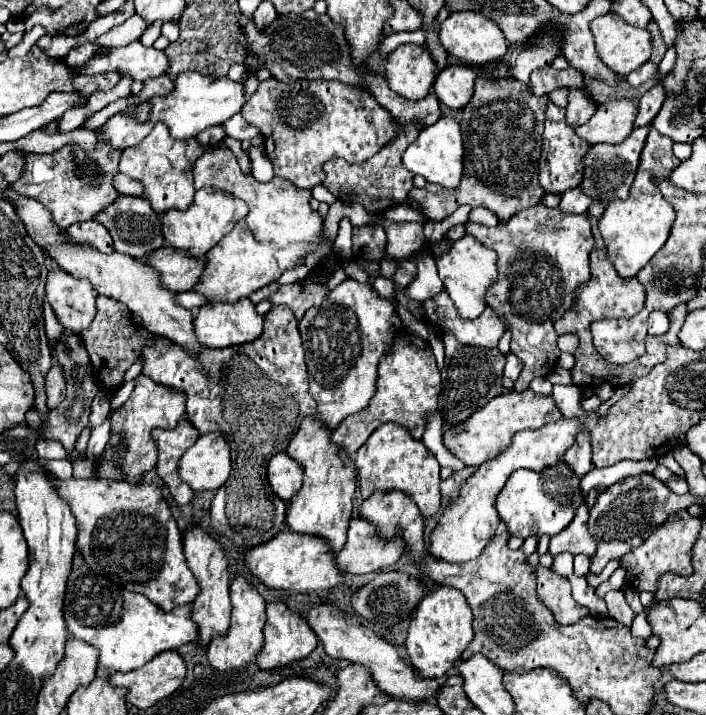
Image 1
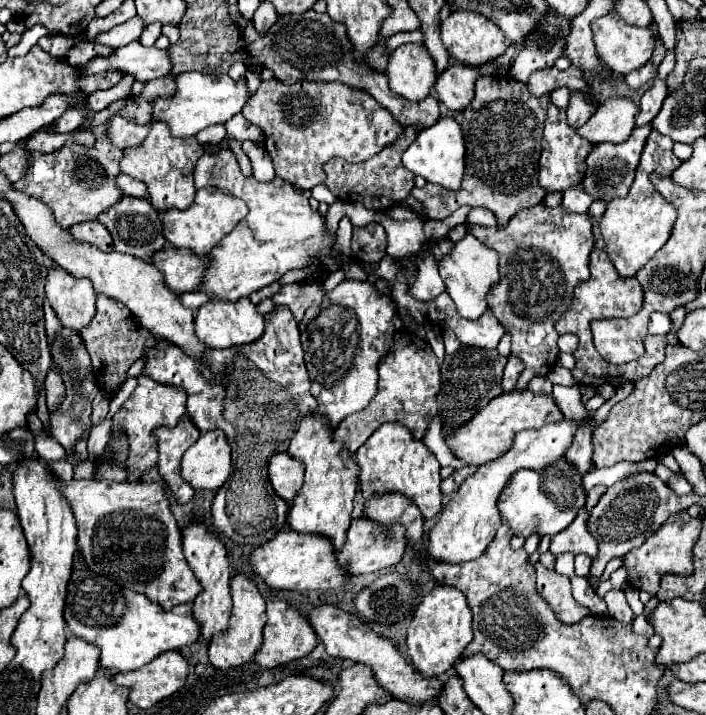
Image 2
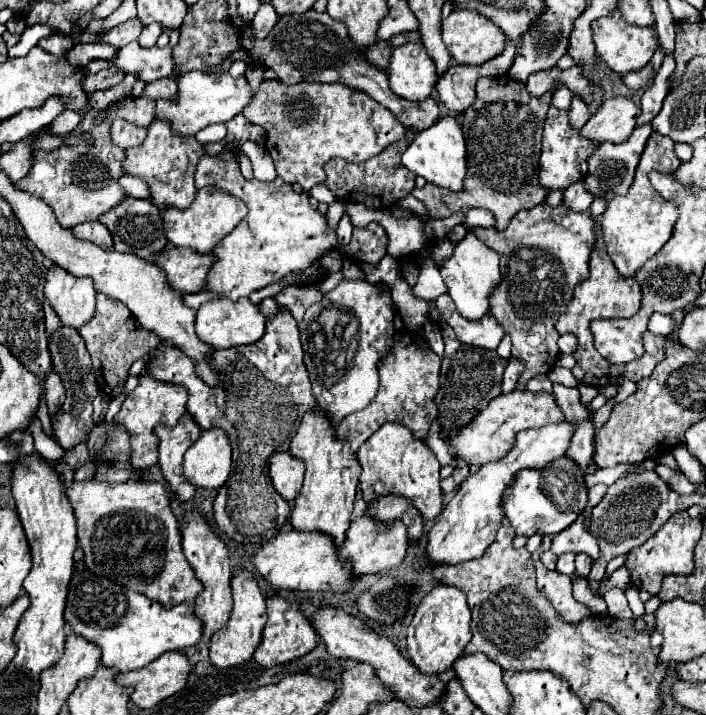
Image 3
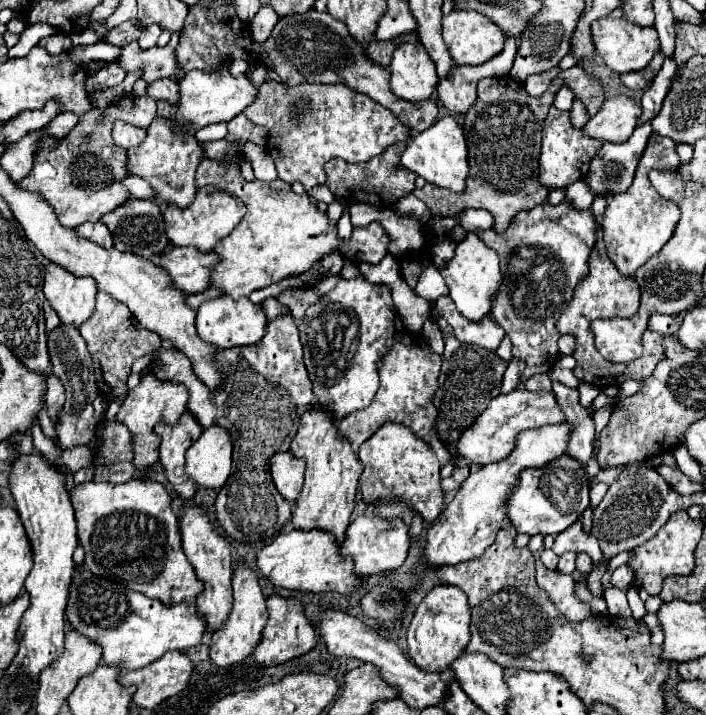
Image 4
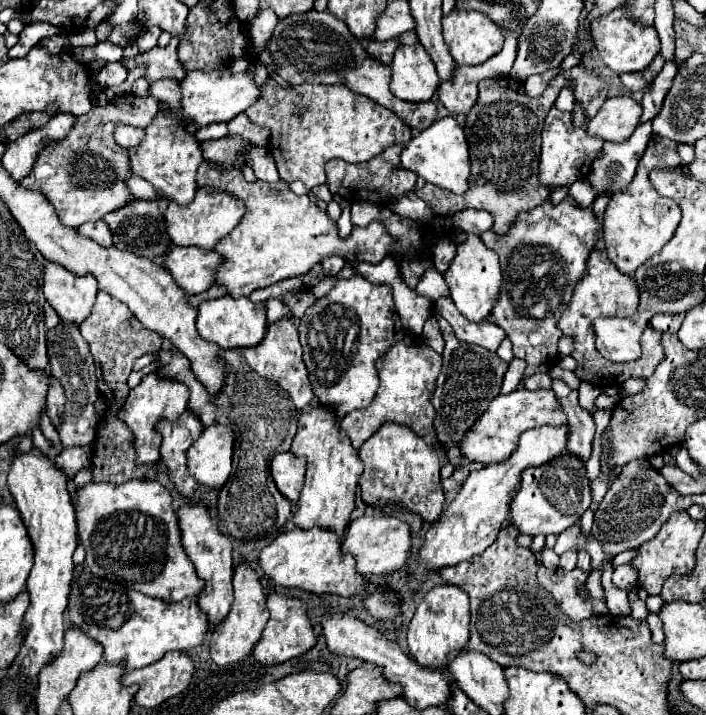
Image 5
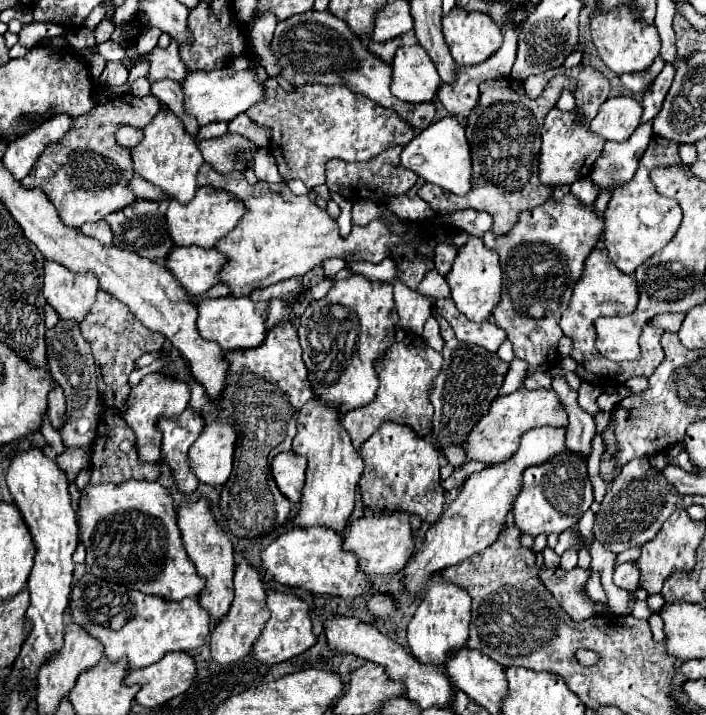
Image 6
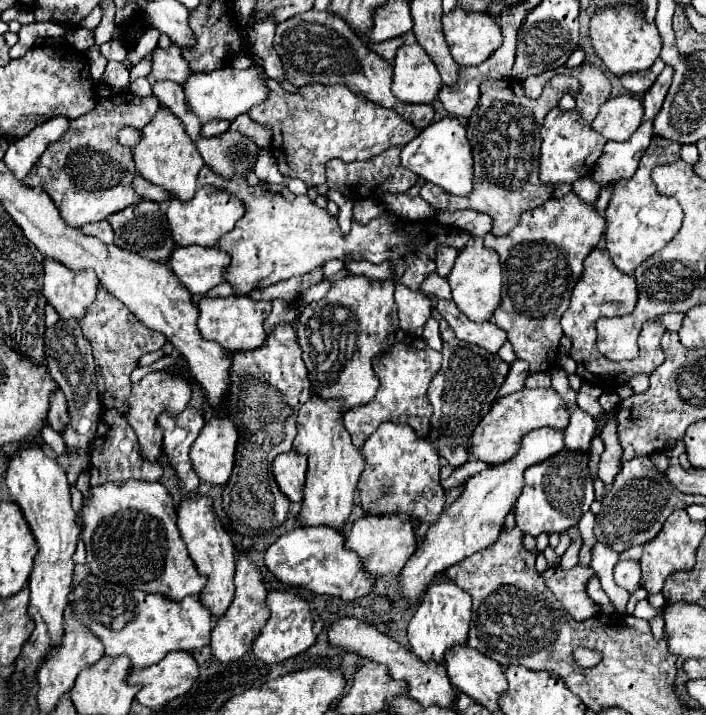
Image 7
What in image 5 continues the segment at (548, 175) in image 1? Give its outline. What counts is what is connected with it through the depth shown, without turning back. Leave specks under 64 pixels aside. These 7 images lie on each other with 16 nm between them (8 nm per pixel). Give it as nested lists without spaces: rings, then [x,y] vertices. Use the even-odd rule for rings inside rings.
[[[550,110],[544,128],[542,128],[542,154],[540,154],[540,182],[544,186],[568,186],[574,184],[578,178],[586,178],[592,166],[592,160],[600,154],[604,140],[598,136],[588,136],[586,126],[576,128],[572,124],[572,112]]]

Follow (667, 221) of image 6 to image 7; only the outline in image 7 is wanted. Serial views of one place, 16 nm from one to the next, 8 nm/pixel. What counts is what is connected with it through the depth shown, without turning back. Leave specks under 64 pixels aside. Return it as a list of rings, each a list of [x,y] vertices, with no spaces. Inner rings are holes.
[[[656,136],[650,142],[650,146],[646,148],[644,156],[640,158],[640,166],[638,166],[636,174],[632,176],[632,180],[626,180],[624,186],[620,180],[620,184],[614,186],[614,192],[612,192],[608,210],[606,210],[608,230],[606,230],[604,238],[606,238],[606,250],[610,252],[612,262],[616,264],[616,268],[620,268],[626,274],[632,274],[640,262],[644,262],[648,256],[652,256],[654,252],[664,248],[680,230],[684,214],[682,214],[678,200],[660,196],[650,178],[650,174],[656,166],[672,164],[674,160],[678,160],[680,148],[682,148],[680,144]]]

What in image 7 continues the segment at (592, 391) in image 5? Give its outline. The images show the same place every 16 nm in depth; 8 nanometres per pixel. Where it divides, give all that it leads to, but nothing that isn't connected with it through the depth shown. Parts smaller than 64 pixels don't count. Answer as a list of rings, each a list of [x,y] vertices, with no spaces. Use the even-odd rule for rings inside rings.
[[[584,382],[577,393],[576,402],[578,406],[597,419],[605,413],[604,409],[600,406],[598,399],[602,395],[603,389],[600,386]]]

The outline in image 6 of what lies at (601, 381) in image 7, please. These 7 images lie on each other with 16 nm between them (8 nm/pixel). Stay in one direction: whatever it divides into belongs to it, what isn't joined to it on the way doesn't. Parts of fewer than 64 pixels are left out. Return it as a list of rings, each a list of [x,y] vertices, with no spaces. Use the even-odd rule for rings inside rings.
[[[594,248],[590,252],[584,266],[586,266],[584,274],[578,280],[578,284],[574,286],[570,306],[566,308],[566,312],[560,320],[564,336],[570,336],[572,342],[574,342],[574,348],[572,348],[570,356],[578,364],[576,374],[582,380],[586,380],[590,384],[596,384],[600,388],[606,388],[606,386],[618,388],[618,384],[624,384],[628,378],[640,376],[640,374],[650,376],[654,372],[654,368],[664,360],[664,352],[662,352],[662,346],[660,346],[660,336],[662,336],[664,330],[656,328],[652,322],[648,322],[642,330],[642,356],[638,360],[620,362],[620,364],[610,362],[604,356],[600,356],[600,352],[596,350],[596,344],[594,344],[594,320],[596,318],[600,318],[600,316],[626,316],[626,314],[632,314],[636,310],[638,288],[636,288],[634,278],[628,276],[628,274],[622,274],[612,264],[612,260],[608,258],[608,252],[600,250],[600,248]]]

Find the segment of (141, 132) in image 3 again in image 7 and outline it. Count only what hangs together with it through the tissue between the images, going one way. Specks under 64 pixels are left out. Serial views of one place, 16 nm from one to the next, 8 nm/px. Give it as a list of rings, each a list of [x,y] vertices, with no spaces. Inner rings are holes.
[[[122,128],[118,140],[120,140],[120,144],[134,146],[134,144],[140,140],[140,130],[134,130],[134,128]]]

